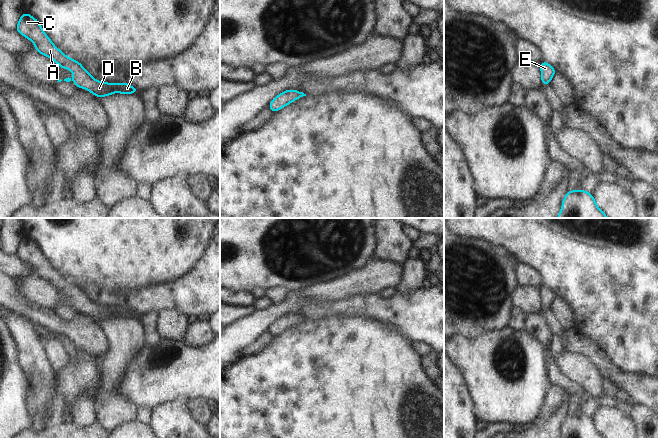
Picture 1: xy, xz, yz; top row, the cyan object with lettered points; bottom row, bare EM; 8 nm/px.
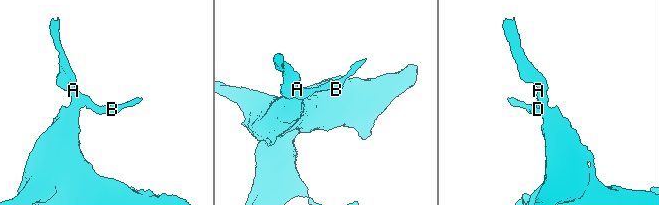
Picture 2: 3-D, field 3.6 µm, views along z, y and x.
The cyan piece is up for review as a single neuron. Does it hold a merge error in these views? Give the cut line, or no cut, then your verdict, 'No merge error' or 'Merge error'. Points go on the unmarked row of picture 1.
No split. No merge error.

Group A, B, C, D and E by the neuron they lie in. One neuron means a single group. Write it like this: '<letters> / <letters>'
A B C D E

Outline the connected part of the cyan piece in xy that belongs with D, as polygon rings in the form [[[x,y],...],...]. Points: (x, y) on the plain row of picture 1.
[[[26,236],[20,241],[16,255],[25,262],[30,263],[34,267],[37,276],[51,282],[62,293],[71,293],[73,295],[72,303],[77,312],[84,312],[98,322],[109,320],[115,316],[121,318],[139,316],[135,310],[130,310],[124,306],[114,309],[94,303],[79,285],[68,282],[61,276],[44,257],[38,244]]]

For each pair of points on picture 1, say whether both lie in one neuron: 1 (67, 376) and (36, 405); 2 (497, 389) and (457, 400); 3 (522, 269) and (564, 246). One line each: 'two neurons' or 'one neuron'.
1: two neurons
2: two neurons
3: two neurons

